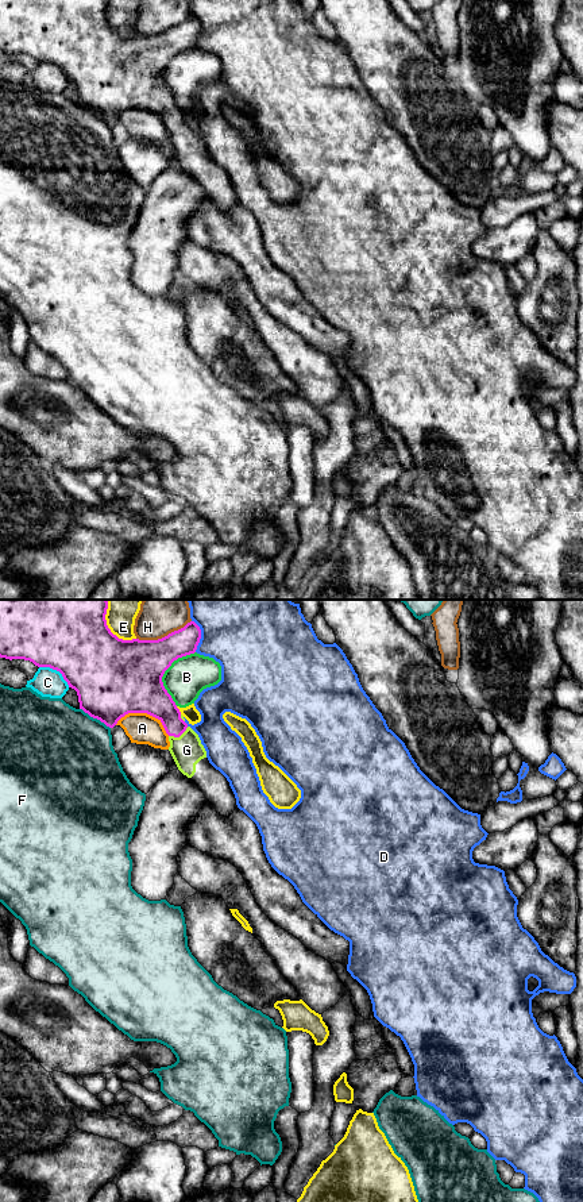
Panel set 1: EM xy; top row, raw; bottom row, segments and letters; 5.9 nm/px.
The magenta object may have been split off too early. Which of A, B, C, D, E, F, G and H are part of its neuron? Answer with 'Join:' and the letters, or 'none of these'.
Join: G

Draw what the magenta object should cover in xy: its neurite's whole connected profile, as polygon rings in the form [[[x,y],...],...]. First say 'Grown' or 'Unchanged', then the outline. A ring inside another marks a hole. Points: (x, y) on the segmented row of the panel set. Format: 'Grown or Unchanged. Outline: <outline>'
Grown. Outline: [[[0,600],[0,658],[24,659],[59,671],[77,691],[80,709],[109,728],[128,713],[158,718],[169,735],[169,751],[178,770],[198,786],[220,816],[228,817],[238,808],[229,782],[209,763],[198,735],[185,723],[162,682],[174,660],[196,652],[200,627],[190,621],[158,640],[123,640],[108,628],[107,609],[107,600]]]

